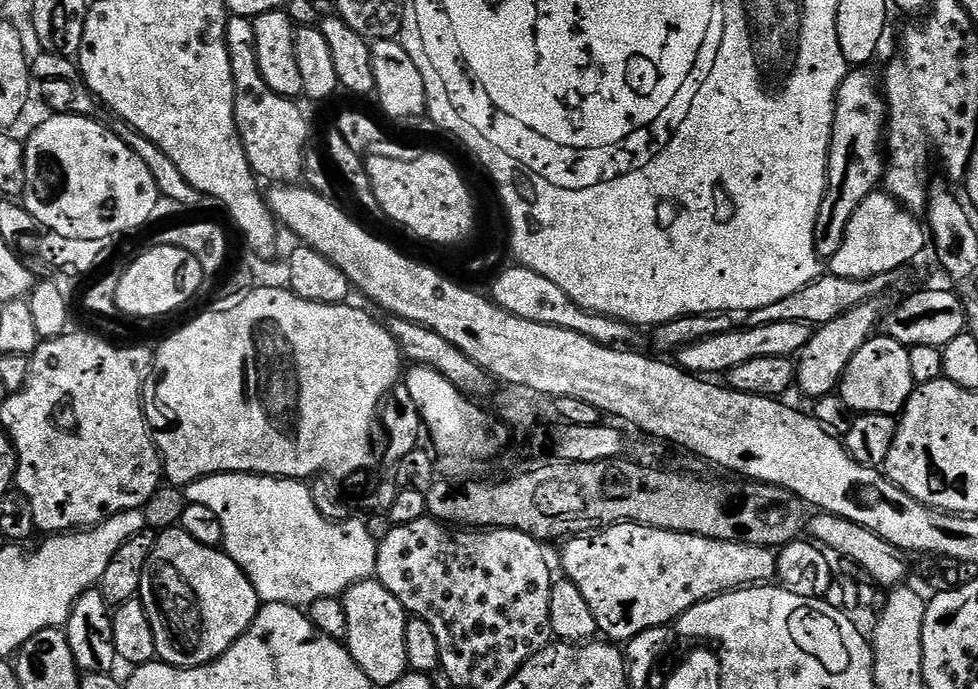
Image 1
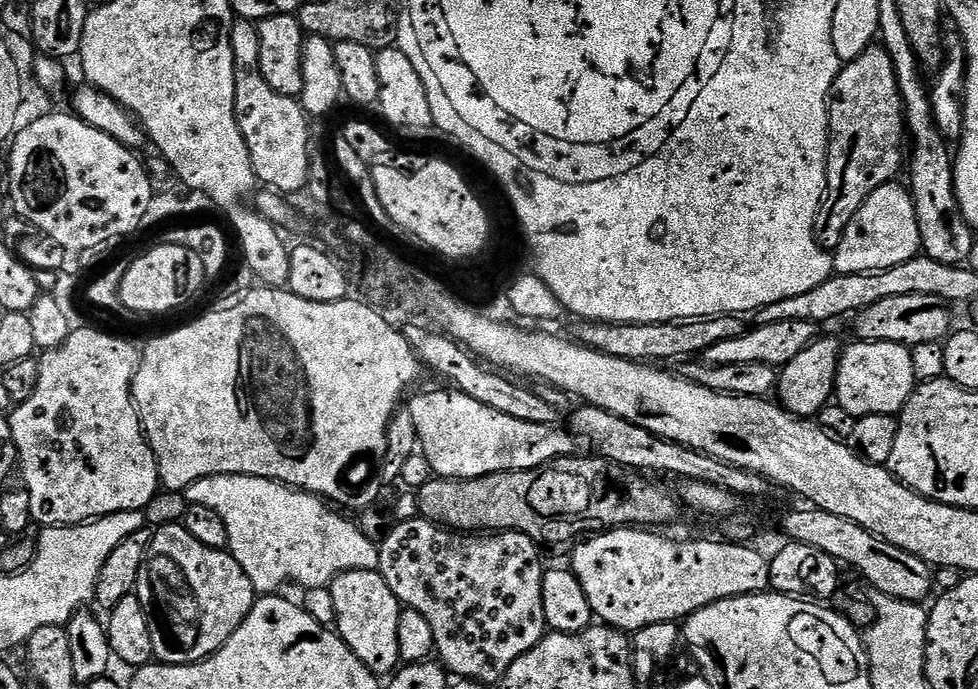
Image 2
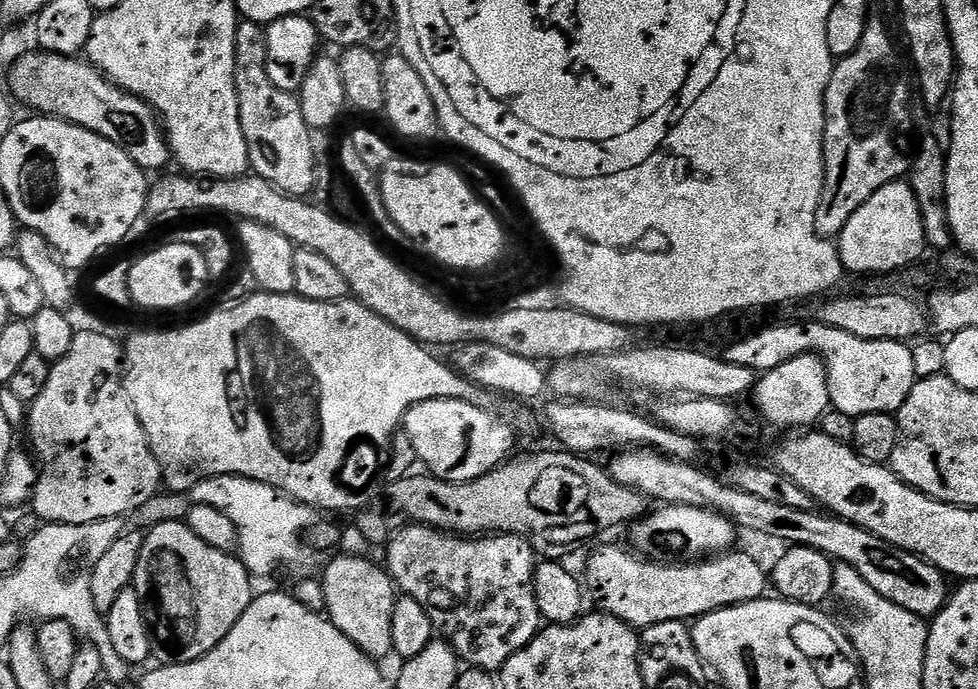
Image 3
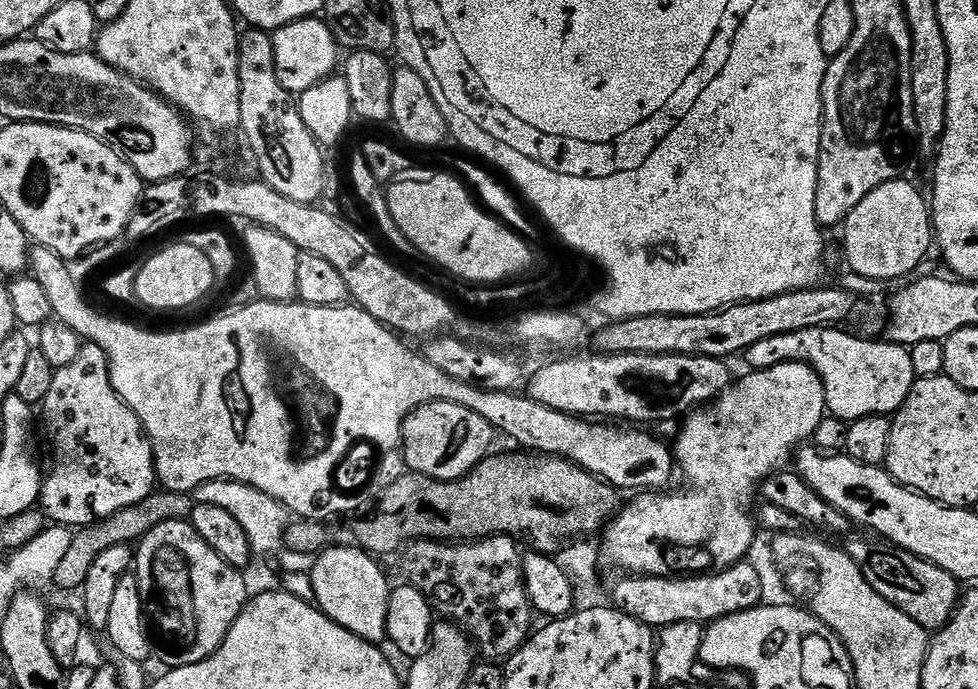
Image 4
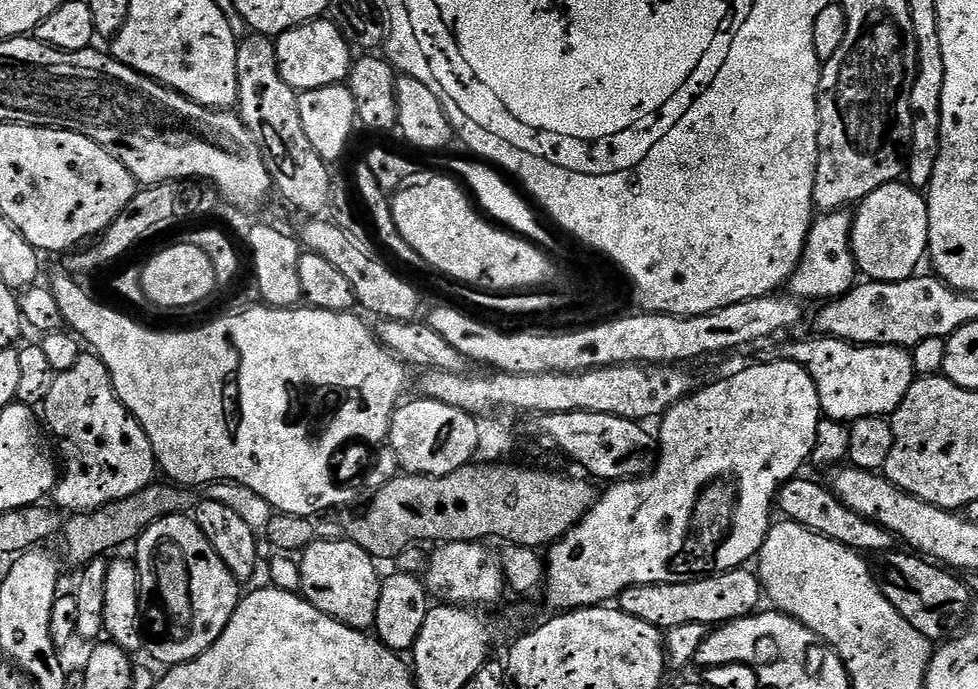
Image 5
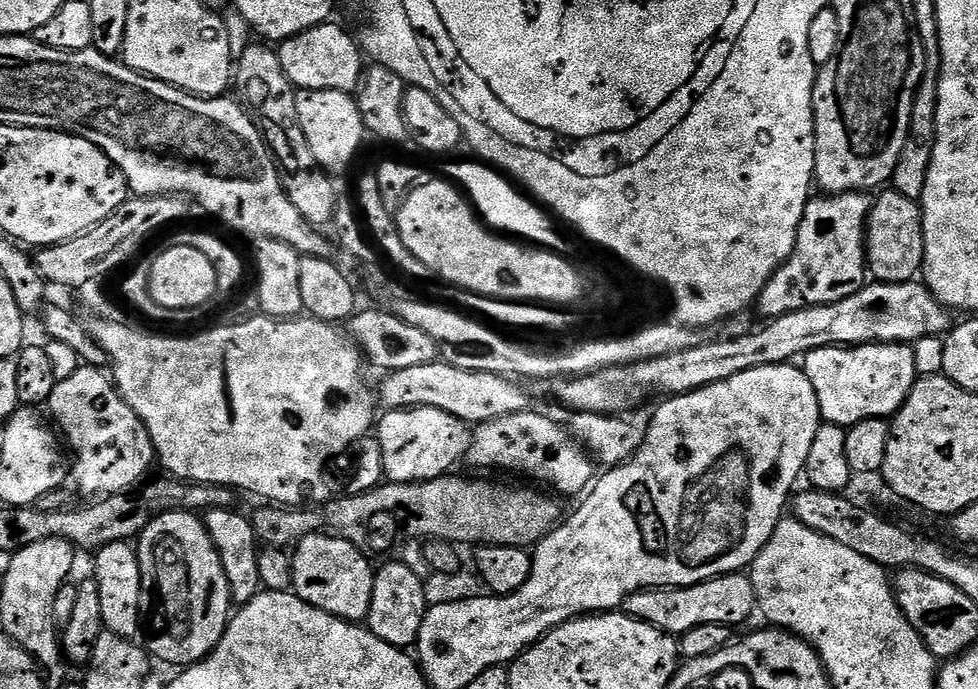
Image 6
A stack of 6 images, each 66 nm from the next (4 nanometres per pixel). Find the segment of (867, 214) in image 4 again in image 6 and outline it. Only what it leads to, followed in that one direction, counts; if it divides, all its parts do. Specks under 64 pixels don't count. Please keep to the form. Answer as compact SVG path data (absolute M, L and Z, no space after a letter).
M884 190L871 205L866 225L866 264L877 281L885 284L901 284L913 279L924 263L924 235L920 221L920 205L917 201Z

